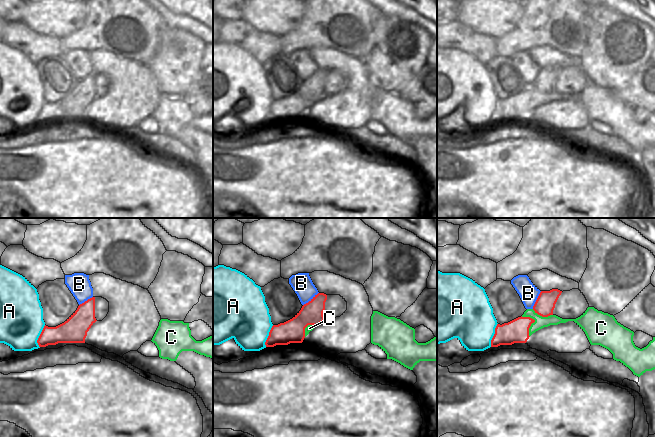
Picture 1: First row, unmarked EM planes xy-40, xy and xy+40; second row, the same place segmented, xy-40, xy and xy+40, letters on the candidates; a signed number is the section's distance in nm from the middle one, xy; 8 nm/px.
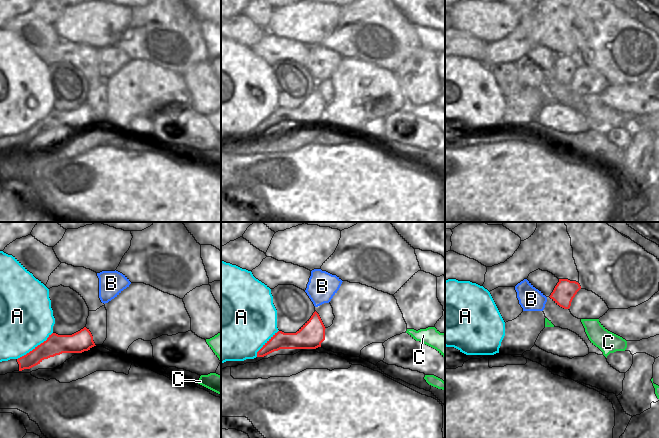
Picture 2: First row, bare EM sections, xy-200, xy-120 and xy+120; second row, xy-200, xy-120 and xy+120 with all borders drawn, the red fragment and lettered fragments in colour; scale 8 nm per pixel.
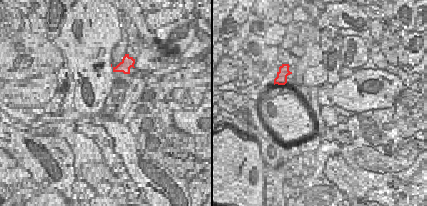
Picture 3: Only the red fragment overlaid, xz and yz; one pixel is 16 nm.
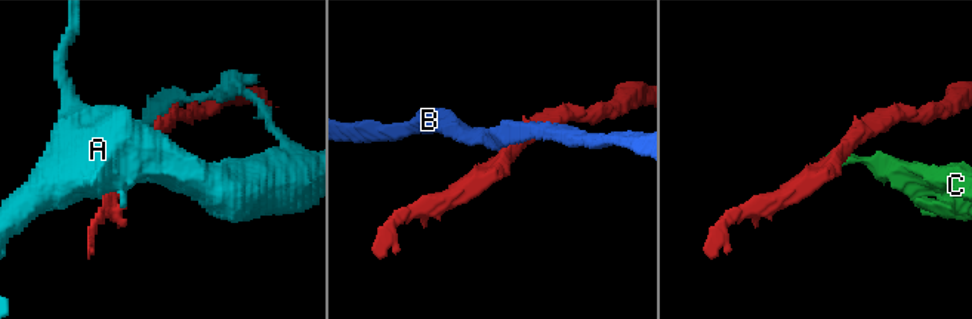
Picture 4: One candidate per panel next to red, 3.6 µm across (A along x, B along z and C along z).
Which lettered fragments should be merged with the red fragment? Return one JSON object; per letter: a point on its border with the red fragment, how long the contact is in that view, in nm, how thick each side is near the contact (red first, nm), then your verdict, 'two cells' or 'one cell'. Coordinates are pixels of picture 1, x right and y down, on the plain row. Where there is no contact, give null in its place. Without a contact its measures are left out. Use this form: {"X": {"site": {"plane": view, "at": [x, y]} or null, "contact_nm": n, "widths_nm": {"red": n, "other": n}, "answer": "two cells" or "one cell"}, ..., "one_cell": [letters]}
{"A": {"site": {"plane": "xy+40", "at": [494, 111]}, "contact_nm": 200, "widths_nm": {"red": 190, "other": 380}, "answer": "two cells"}, "B": {"site": {"plane": "xy", "at": [311, 75]}, "contact_nm": 170, "widths_nm": {"red": 190, "other": 160}, "answer": "two cells"}, "C": {"site": {"plane": "xy+40", "at": [533, 98]}, "contact_nm": 180, "widths_nm": {"red": 190, "other": 100}, "answer": "two cells"}, "one_cell": []}

